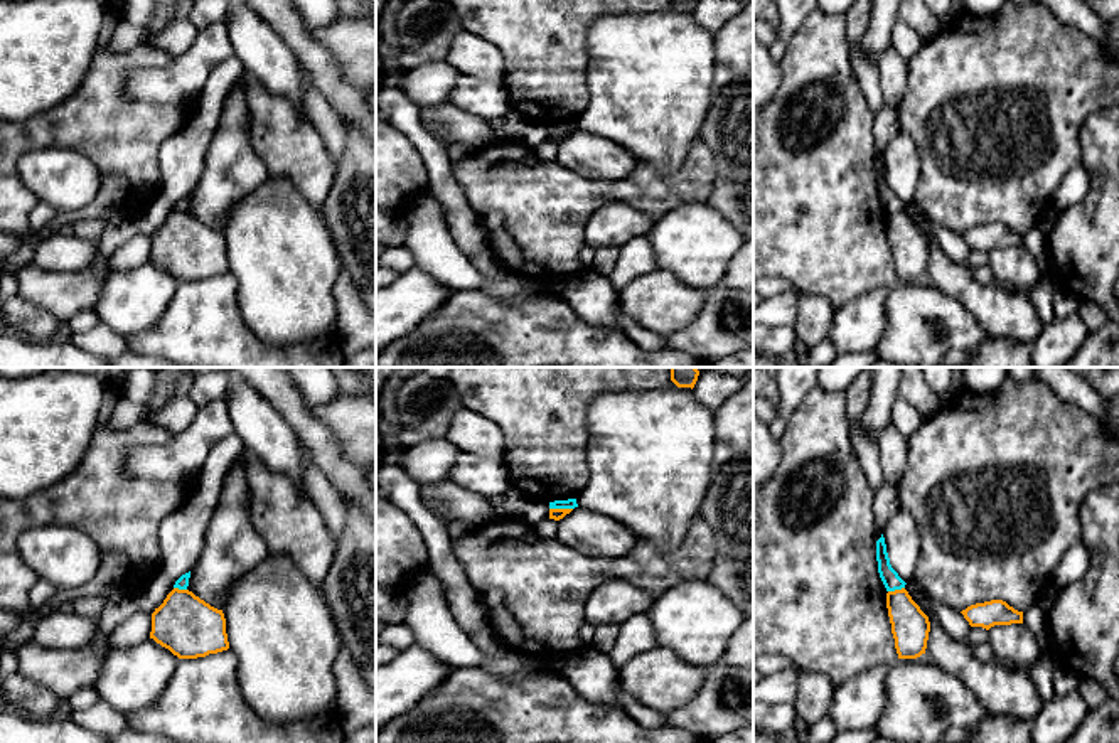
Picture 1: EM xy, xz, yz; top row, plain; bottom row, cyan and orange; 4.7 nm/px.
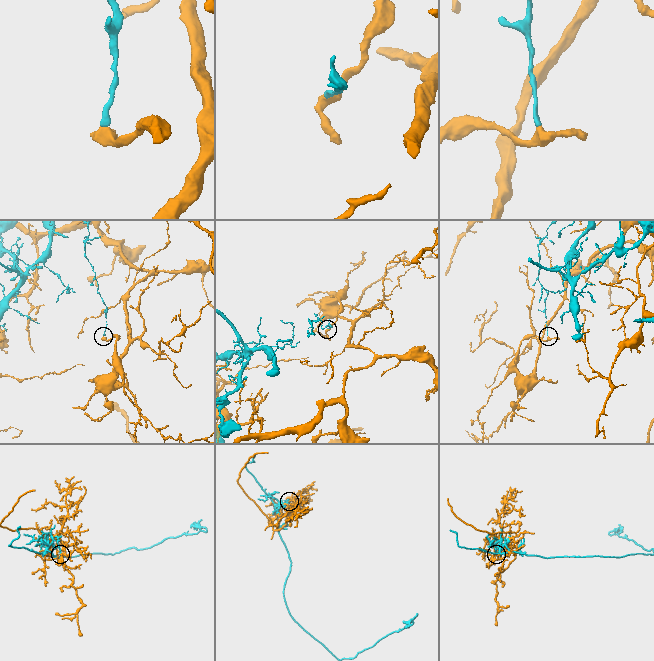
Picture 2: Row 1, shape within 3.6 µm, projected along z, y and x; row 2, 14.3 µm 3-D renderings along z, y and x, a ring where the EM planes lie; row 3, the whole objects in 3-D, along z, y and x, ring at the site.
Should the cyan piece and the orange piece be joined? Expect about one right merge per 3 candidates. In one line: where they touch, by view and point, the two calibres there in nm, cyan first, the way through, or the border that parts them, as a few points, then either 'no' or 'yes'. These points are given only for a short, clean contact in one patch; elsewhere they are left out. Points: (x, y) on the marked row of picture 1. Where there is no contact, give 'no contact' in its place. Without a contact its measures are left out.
meets cyan in xz at (562, 507); 50 nm thick on the cyan side, 60 nm on the other; border along xz (550, 507), (572, 509); no

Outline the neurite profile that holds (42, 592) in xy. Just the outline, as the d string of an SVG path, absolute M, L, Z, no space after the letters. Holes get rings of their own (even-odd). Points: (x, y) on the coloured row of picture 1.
M39 580L29 595L30 605L34 607L42 607L46 605L49 600L52 600L56 595L59 593L59 588L56 588L54 585Z

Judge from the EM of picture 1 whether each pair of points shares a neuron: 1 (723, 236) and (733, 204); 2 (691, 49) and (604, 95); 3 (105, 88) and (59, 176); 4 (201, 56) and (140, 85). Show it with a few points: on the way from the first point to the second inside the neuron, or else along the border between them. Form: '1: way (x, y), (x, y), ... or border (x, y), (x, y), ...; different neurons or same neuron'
1: border (706, 203), (735, 228); different neurons
2: way (669, 59), (632, 95), (626, 95); same neuron
3: border (32, 149), (80, 149), (101, 172); different neurons
4: way (186, 71), (171, 85), (155, 85); same neuron

